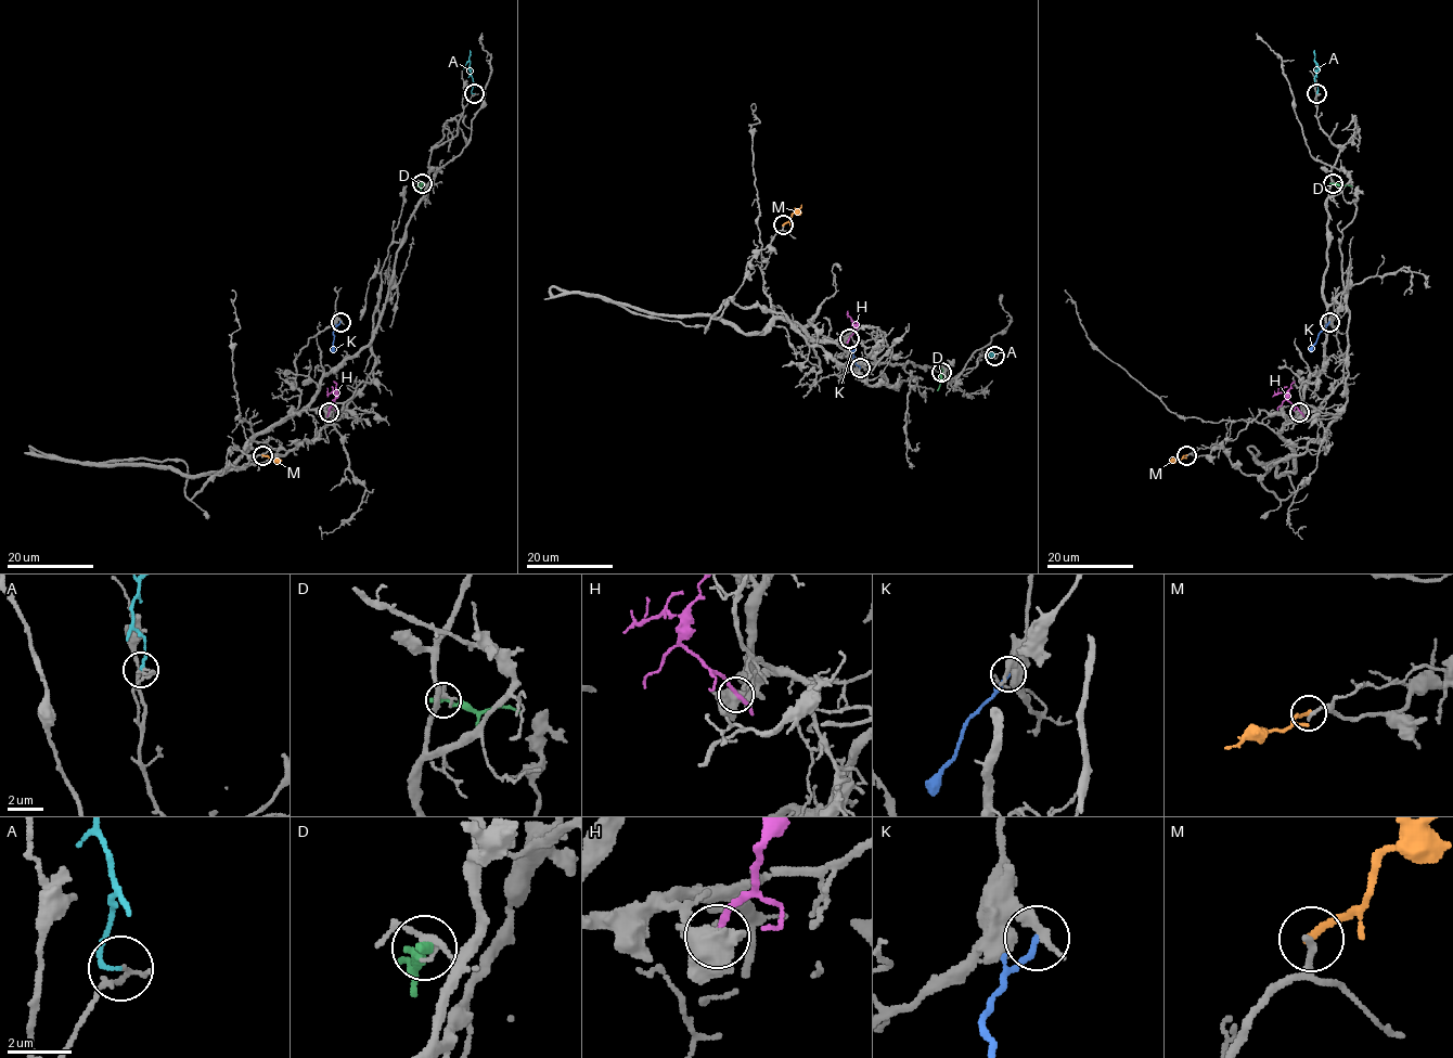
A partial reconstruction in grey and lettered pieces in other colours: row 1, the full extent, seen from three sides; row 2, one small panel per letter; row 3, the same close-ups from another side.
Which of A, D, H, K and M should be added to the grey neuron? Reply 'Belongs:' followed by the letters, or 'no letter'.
Belongs: no letter

